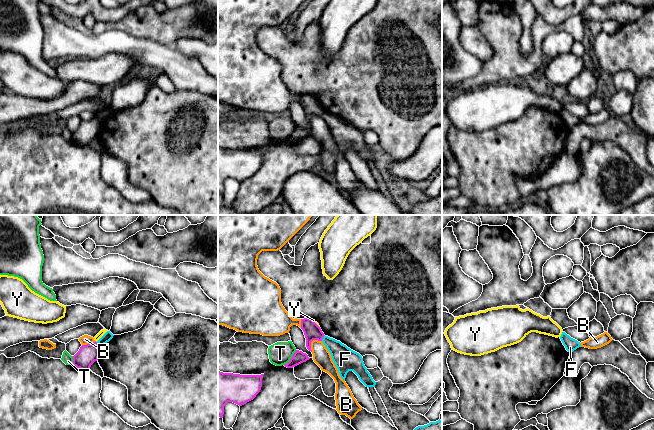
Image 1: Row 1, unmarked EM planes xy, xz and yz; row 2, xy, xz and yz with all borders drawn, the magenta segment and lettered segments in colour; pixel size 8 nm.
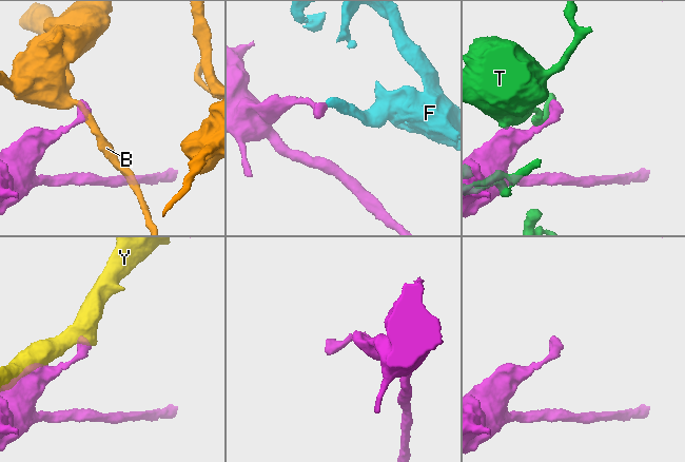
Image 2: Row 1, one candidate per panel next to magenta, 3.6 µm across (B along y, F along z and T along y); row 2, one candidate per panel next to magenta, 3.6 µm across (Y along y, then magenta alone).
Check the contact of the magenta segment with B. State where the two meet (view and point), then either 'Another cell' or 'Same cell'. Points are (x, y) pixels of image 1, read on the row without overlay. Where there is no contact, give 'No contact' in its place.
Touches magenta at xz (311, 117). Another cell

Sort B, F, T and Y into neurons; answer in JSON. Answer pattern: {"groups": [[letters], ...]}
{"groups": [["B"], ["F"], ["T"], ["Y"]]}

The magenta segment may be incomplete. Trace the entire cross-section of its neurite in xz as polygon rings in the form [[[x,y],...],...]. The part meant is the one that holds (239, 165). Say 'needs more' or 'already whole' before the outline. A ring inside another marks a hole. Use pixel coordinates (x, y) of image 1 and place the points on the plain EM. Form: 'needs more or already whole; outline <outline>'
already whole; outline [[[218,147],[218,193],[223,194],[224,182],[228,178],[242,182],[253,176],[261,166],[263,151],[240,151]]]

